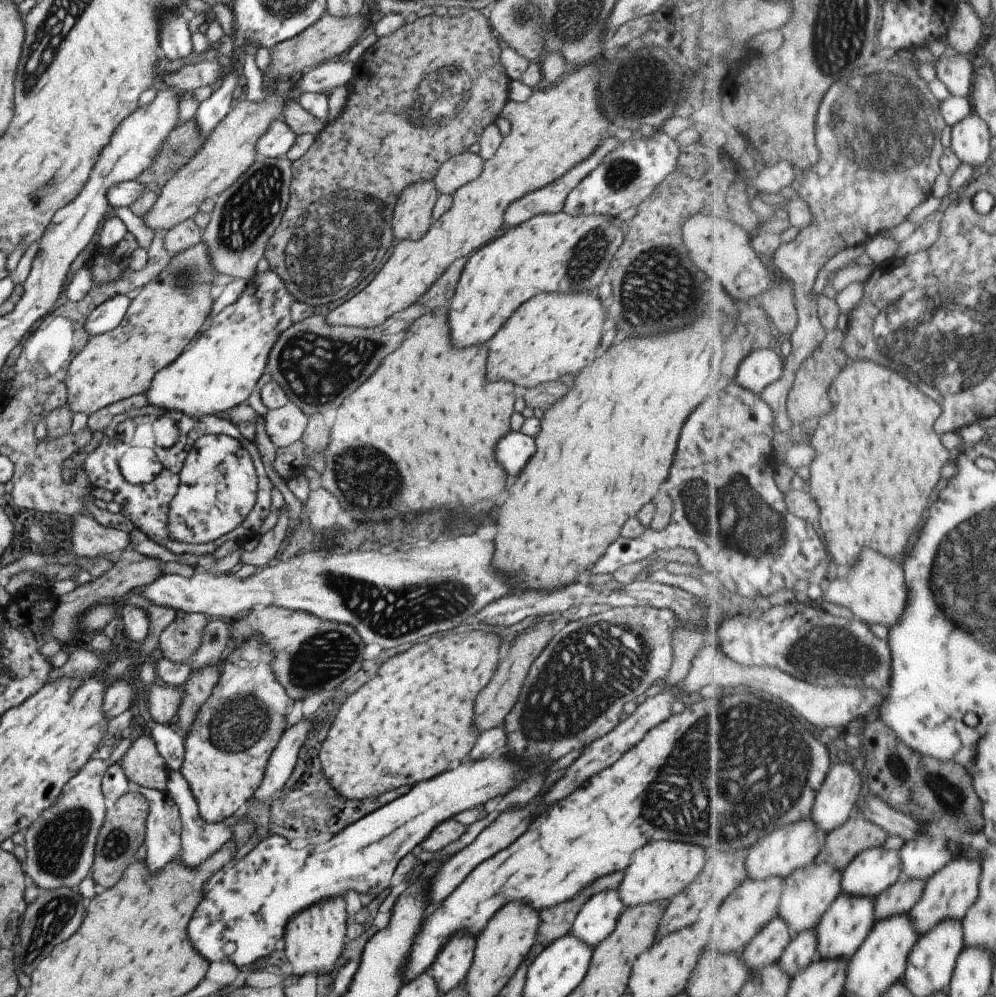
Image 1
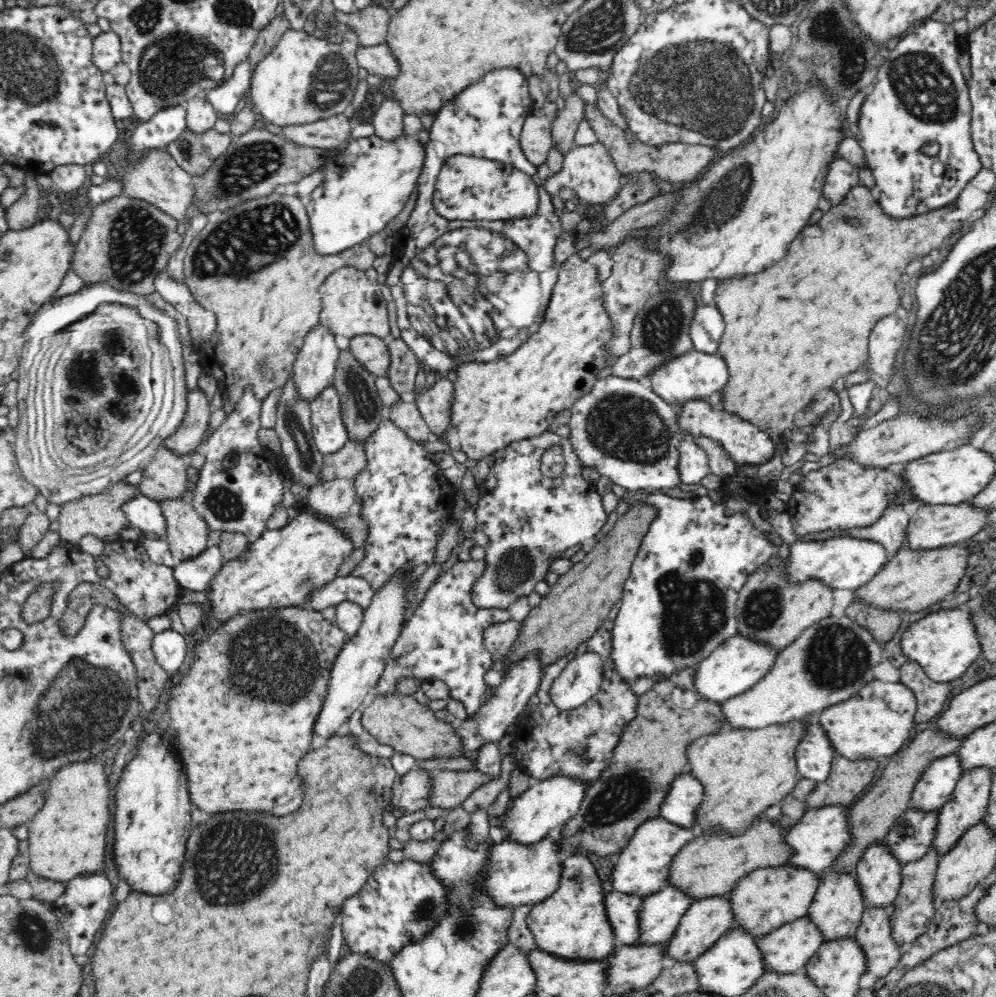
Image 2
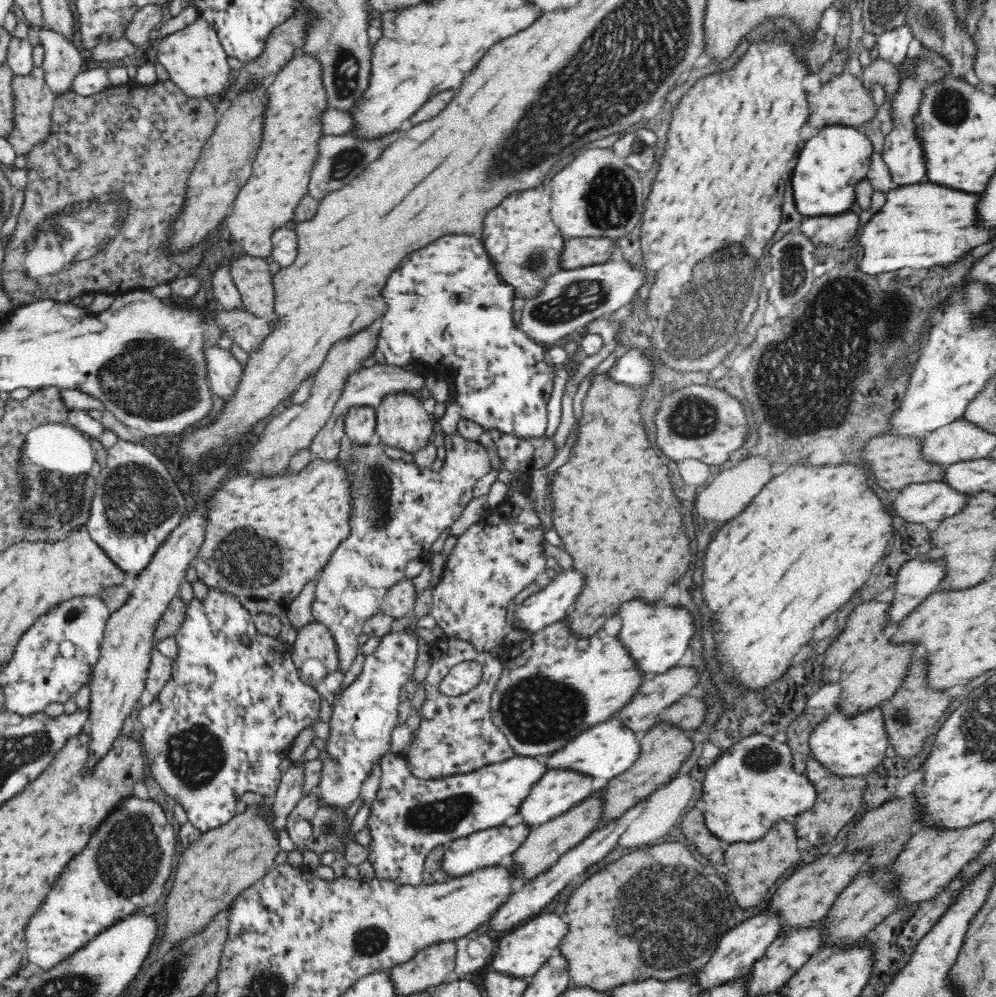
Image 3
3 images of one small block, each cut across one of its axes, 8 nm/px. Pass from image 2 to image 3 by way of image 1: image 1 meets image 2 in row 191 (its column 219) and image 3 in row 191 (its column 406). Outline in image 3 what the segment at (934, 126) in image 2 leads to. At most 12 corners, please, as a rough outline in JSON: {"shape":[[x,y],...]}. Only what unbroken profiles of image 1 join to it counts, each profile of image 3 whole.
{"shape":[[828,125],[798,152],[804,217],[854,204],[874,153],[858,127]]}

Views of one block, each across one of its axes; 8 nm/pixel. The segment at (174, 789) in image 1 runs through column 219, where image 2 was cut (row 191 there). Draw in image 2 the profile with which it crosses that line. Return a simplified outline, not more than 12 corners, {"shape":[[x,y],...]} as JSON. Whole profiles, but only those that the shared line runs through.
{"shape":[[843,159],[829,164],[822,193],[837,205],[860,184],[856,170]]}

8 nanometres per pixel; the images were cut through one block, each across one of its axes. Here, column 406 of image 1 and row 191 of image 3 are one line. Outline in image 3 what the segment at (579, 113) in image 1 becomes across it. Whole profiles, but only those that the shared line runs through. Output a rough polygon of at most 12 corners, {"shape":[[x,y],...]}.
{"shape":[[316,58],[266,85],[260,149],[224,220],[246,255],[307,195],[328,106]]}

